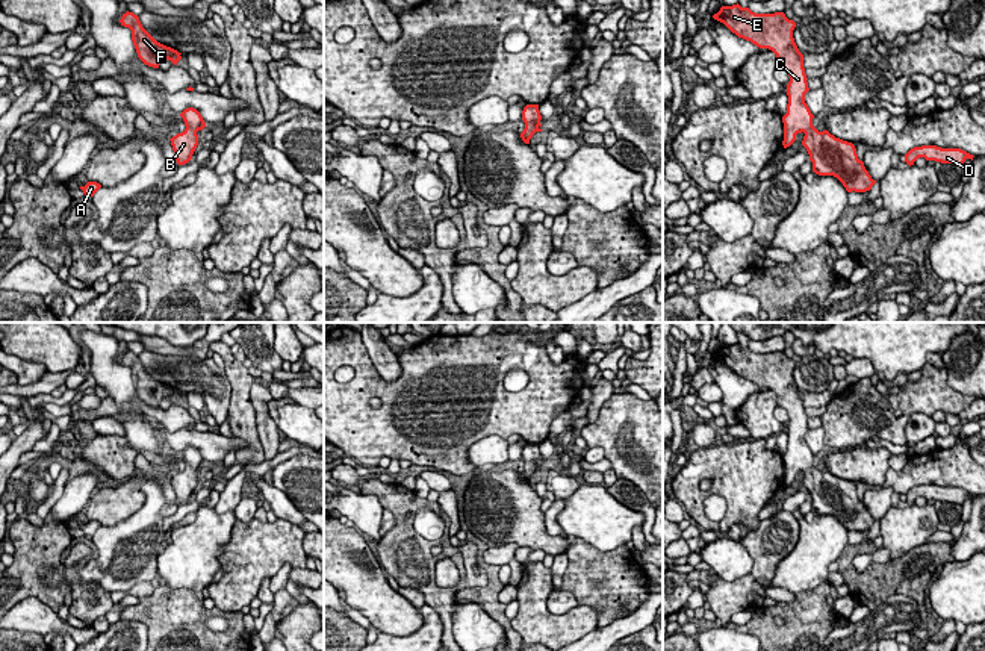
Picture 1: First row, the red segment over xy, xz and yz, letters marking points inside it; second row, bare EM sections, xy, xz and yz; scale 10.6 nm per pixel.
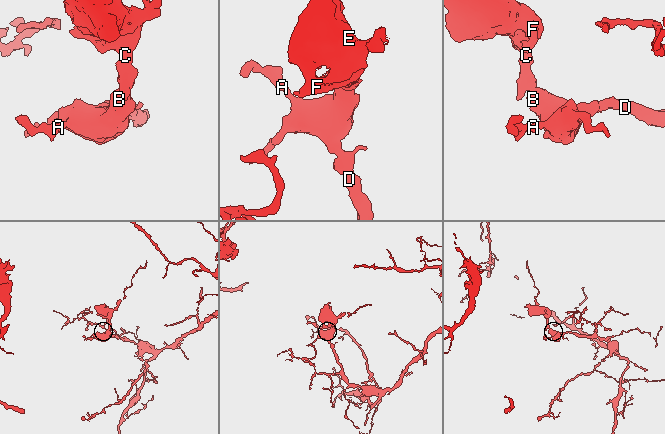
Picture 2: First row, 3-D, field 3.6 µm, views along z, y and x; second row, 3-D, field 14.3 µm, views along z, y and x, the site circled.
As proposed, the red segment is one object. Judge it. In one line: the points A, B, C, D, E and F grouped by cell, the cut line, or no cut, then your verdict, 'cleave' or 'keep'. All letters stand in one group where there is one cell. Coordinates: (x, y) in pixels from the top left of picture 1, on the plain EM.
groups A B C D E F; cut none; keep

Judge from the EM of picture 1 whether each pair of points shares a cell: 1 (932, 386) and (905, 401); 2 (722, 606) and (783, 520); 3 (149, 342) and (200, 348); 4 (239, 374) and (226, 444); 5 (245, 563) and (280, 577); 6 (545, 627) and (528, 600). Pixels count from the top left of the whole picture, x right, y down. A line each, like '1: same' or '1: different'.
1: same
2: same
3: same
4: different
5: different
6: same

